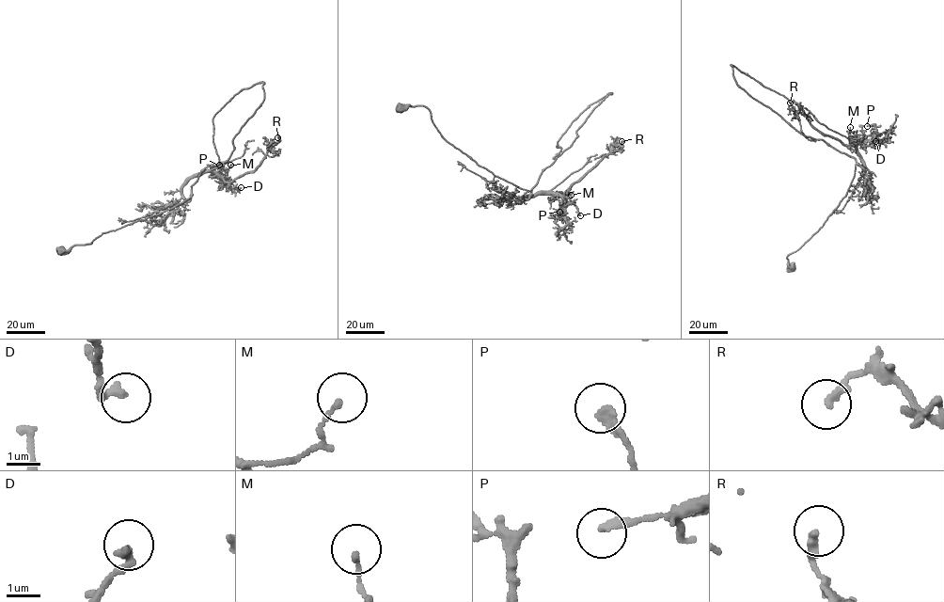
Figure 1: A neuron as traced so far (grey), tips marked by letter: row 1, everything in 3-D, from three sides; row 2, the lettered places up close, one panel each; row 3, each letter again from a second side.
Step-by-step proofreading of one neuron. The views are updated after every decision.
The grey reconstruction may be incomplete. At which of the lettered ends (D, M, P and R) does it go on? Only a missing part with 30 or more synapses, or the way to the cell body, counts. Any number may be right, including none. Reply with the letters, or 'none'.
none

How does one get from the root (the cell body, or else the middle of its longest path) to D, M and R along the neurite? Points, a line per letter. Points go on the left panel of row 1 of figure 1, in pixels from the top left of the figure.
D: (60, 249), (91, 244), (192, 194), (189, 200), (182, 188), (204, 172), (241, 187)
M: (60, 249), (91, 244), (103, 233), (173, 208), (192, 194), (189, 200), (182, 188), (191, 178), (230, 165)
R: (60, 249), (192, 194), (189, 200), (182, 188), (192, 177), (213, 172), (228, 182), (252, 172), (277, 137)

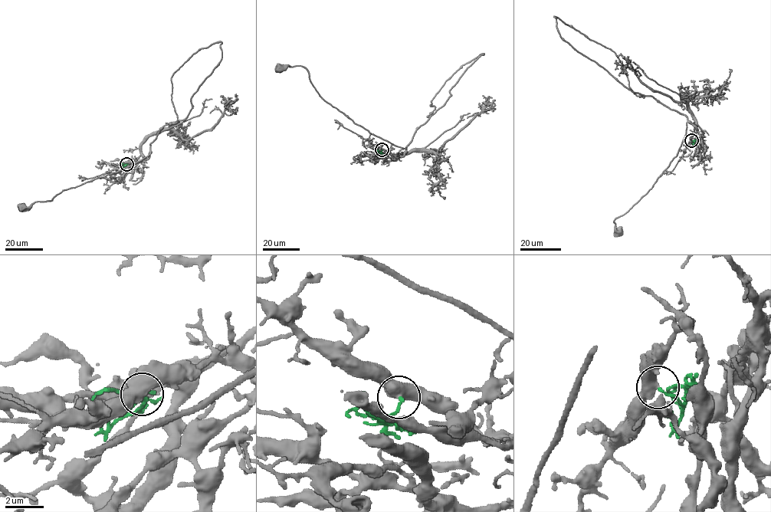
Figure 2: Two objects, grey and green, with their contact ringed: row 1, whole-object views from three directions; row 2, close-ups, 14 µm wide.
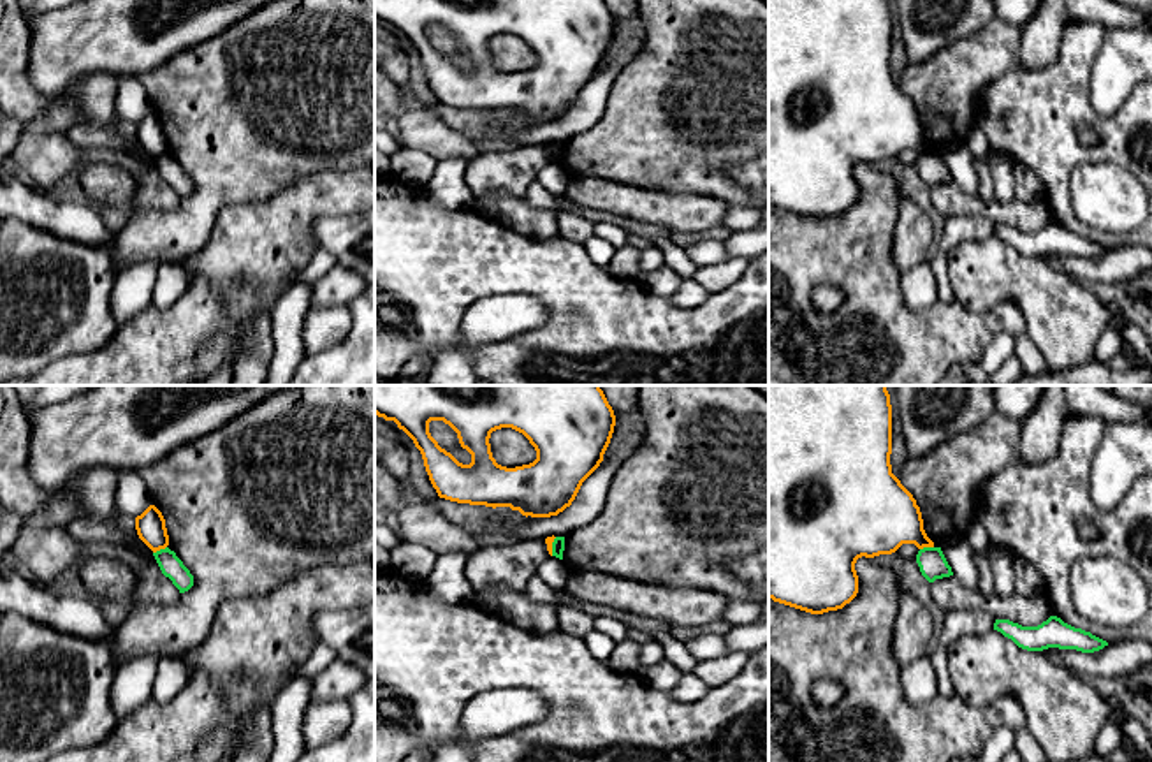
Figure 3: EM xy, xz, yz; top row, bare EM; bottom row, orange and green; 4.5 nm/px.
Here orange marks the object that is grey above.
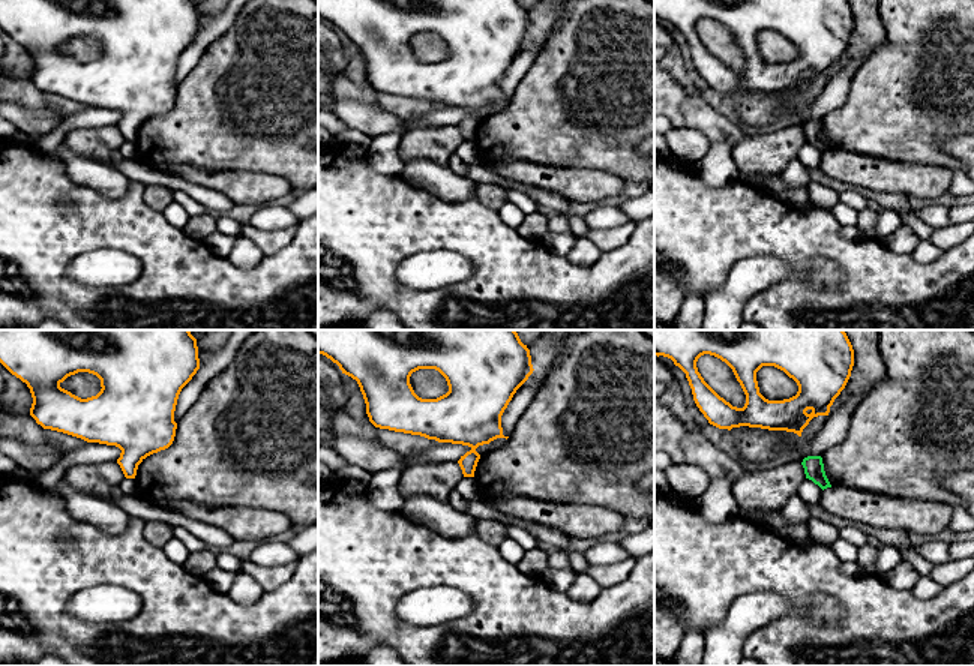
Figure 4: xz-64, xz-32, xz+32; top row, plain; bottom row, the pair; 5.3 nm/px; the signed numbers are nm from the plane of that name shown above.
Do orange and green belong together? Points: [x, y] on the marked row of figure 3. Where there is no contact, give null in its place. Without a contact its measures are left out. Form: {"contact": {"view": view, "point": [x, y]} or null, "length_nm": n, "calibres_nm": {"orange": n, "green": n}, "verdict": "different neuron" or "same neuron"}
{"contact": {"view": "xy", "point": [159, 549]}, "length_nm": 70, "calibres_nm": {"orange": 140, "green": 100}, "verdict": "different neuron"}

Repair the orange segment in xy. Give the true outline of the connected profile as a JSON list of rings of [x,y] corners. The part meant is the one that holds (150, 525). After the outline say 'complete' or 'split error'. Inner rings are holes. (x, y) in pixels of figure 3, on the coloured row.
[[[149,505],[141,516],[135,517],[135,530],[139,539],[153,553],[169,546],[165,519],[155,505]]] | complete

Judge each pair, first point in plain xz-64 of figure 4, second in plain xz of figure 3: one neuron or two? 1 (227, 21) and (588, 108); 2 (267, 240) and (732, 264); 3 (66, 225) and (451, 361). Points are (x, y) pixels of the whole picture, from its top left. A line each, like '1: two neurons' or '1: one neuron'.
1: one neuron
2: one neuron
3: two neurons

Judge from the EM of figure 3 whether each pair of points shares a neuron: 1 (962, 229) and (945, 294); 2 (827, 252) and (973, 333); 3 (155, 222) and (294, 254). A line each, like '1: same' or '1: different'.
1: same
2: same
3: different

